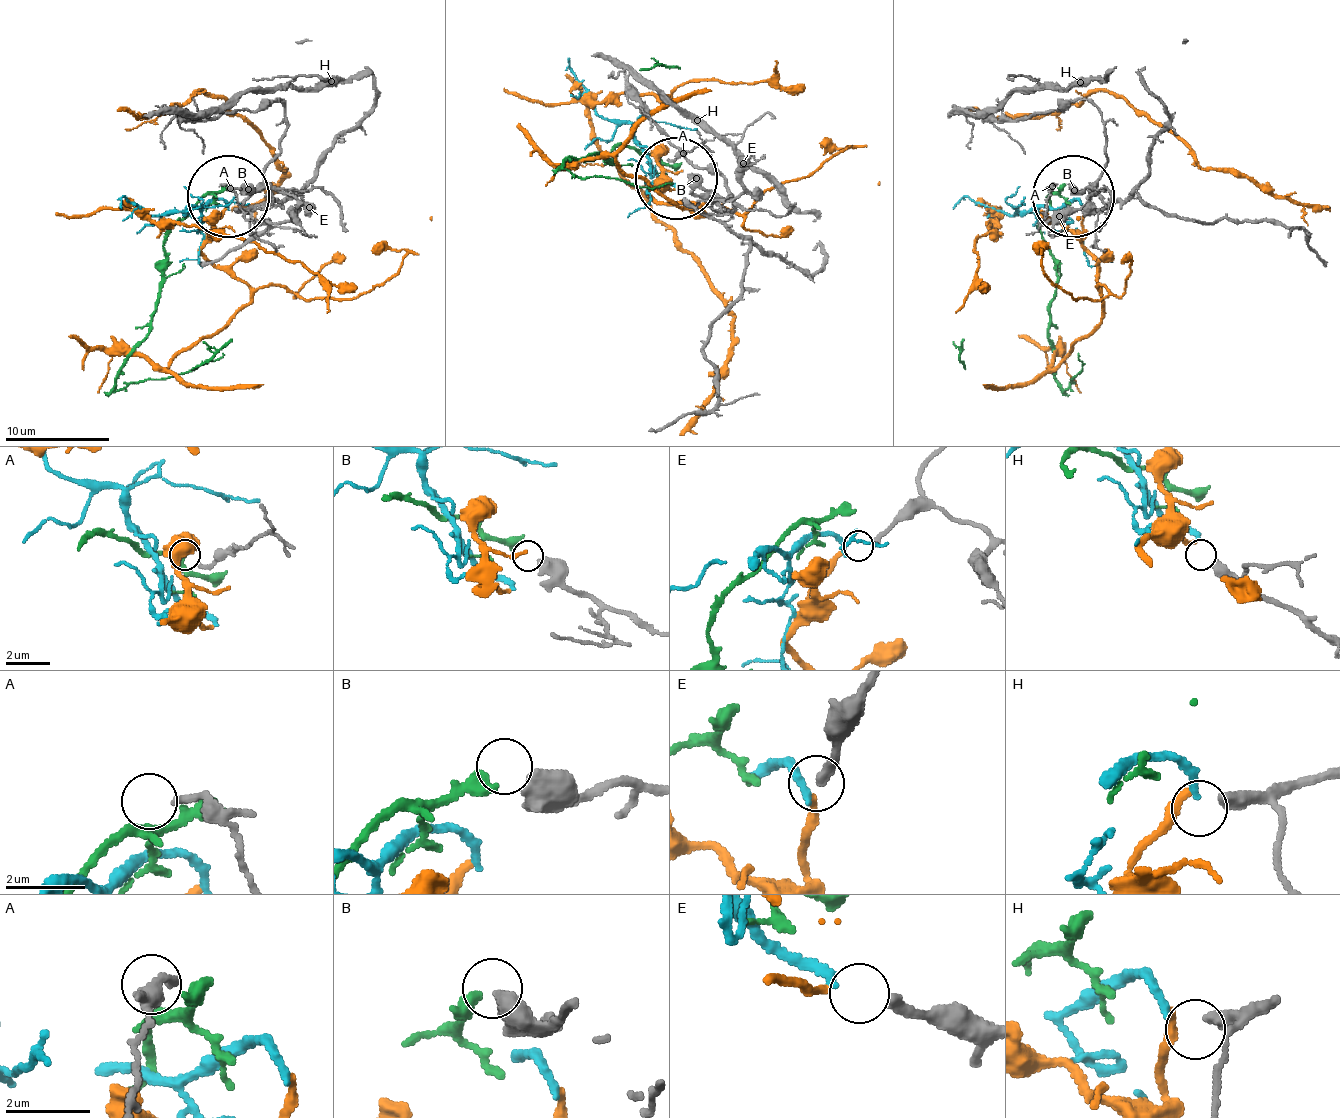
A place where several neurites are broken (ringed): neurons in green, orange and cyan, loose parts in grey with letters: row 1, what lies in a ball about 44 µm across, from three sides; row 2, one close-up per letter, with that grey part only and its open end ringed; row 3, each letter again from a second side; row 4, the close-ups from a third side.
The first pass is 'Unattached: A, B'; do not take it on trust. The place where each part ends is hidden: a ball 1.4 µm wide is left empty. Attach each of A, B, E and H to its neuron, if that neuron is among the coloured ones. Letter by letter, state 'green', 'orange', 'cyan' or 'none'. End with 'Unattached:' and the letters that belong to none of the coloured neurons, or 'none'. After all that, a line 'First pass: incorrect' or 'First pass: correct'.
A: none
B: green
E: orange
H: cyan
Unattached: A
First pass: incorrect

